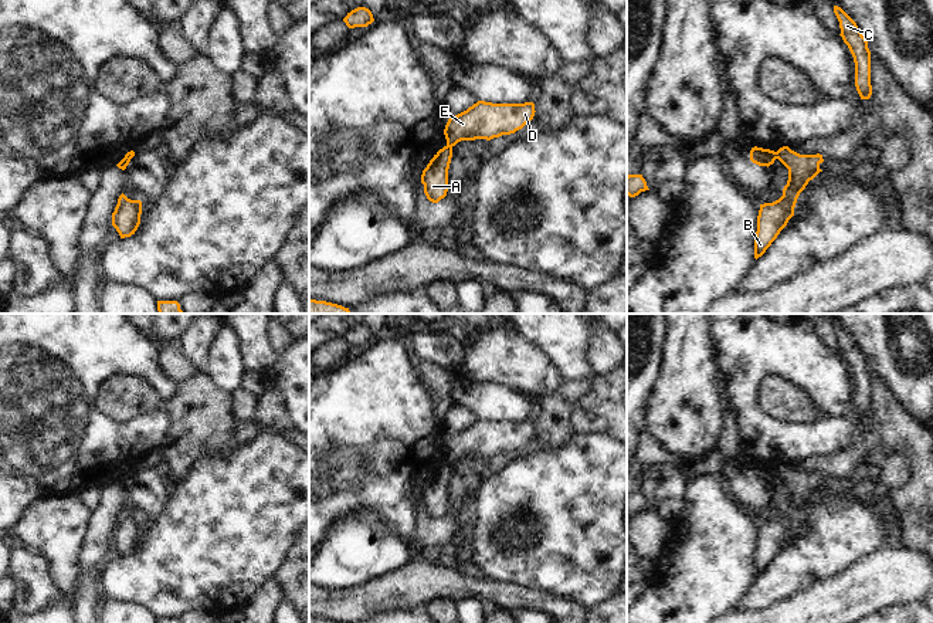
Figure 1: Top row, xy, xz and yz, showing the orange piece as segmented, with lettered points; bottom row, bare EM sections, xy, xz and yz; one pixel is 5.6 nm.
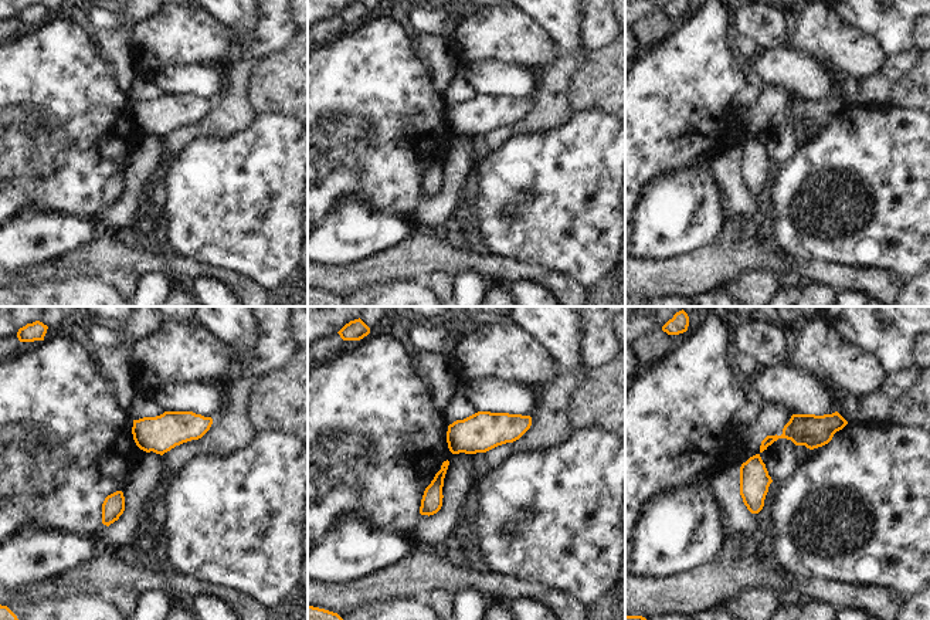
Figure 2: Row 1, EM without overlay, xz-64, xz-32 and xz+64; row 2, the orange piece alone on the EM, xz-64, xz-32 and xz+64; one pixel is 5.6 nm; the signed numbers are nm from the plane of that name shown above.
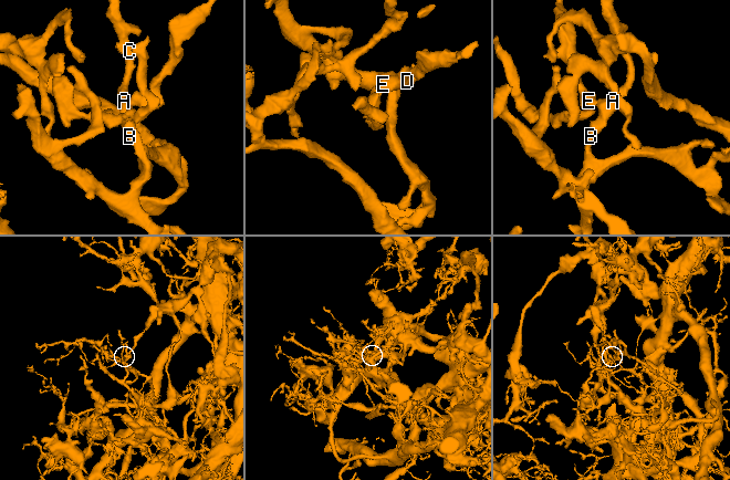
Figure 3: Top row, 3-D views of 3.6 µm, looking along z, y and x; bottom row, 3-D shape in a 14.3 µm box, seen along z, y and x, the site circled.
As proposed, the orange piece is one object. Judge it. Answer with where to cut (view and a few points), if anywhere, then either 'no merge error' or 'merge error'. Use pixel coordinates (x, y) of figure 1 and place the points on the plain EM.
cut yz (776, 470), (777, 476); merge error

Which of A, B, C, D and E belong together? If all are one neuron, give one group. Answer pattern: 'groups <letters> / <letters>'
groups A B C / D E

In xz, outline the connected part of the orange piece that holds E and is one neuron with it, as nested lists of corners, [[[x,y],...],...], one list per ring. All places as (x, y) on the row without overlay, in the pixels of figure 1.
[[[478,419],[466,429],[449,434],[444,453],[447,464],[461,458],[499,456],[522,447],[535,434],[535,421],[492,421]]]

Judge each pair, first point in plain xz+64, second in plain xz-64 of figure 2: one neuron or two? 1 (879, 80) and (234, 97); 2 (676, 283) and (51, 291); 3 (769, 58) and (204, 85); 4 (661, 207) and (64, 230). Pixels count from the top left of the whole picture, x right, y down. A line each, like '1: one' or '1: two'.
1: one
2: two
3: one
4: one

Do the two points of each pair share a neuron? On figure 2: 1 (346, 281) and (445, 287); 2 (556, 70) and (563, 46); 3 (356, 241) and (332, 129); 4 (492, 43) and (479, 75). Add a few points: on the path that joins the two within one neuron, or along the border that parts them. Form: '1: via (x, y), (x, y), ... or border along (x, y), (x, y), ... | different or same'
1: border along (452, 277), (447, 273), (430, 273), (423, 280) | different
2: border along (559, 53), (569, 56) | different
3: border along (377, 209), (355, 197), (343, 197), (322, 220) | different
4: border along (454, 60), (467, 64), (518, 65) | different

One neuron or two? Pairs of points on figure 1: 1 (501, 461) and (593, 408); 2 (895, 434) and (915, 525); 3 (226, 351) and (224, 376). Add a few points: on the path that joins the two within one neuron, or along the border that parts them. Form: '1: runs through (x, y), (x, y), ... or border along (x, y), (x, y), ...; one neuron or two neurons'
1: border along (587, 390), (576, 402), (572, 412), (572, 433); two neurons
2: runs through (918, 457), (918, 503); one neuron
3: runs through (226, 356), (224, 371); one neuron

